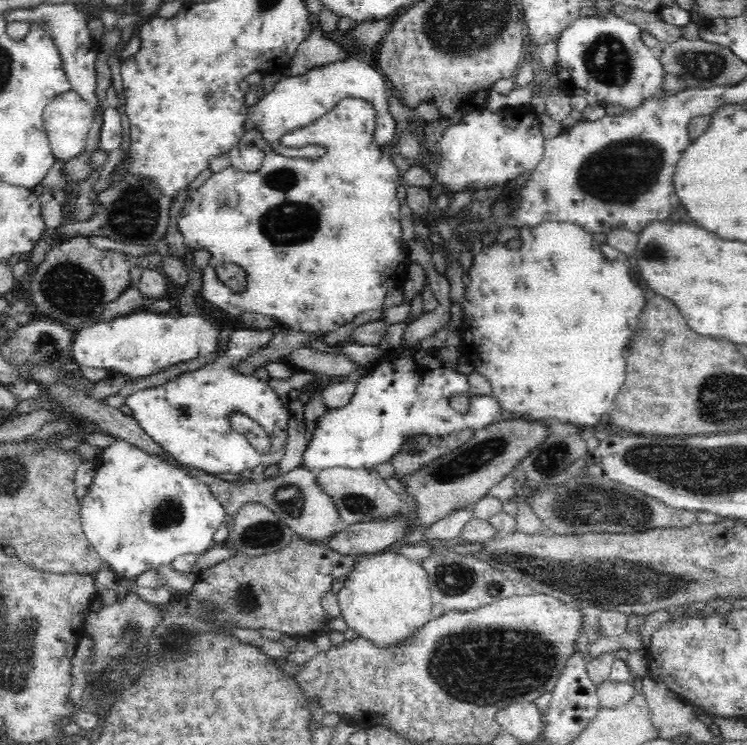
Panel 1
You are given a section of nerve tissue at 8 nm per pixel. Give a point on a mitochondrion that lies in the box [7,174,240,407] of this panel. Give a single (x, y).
(75, 289)

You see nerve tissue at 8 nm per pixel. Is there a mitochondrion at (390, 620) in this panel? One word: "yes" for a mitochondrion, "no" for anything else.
no

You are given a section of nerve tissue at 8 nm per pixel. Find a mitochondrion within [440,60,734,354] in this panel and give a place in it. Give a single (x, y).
(623, 172)

